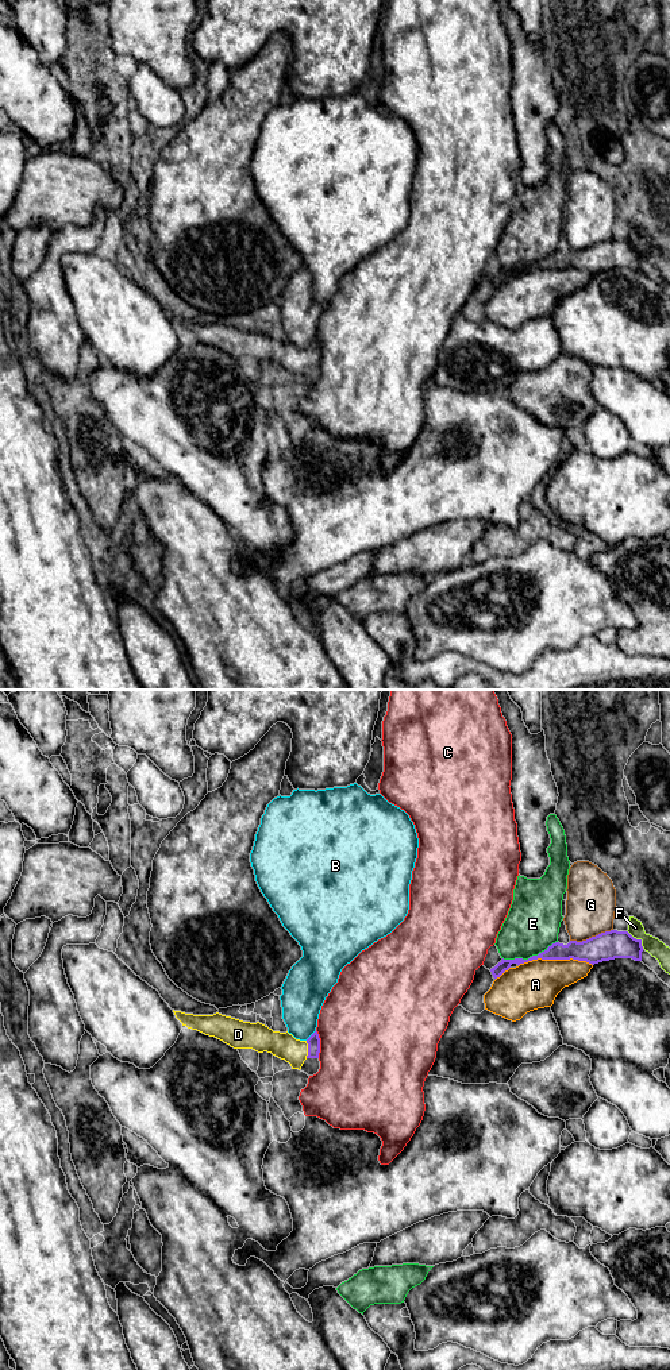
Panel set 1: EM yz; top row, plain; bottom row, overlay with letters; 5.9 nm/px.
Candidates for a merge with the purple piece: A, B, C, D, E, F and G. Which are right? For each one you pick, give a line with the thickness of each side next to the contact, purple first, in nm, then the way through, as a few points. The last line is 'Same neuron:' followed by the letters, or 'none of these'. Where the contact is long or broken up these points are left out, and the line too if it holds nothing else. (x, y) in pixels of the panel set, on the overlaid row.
D: 80/160 nm | across yz (314, 1041), (308, 1049), (289, 1049), (282, 1045)
Same neuron: D

